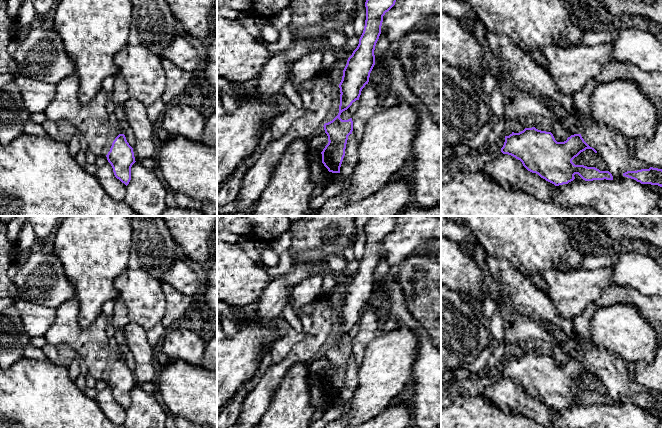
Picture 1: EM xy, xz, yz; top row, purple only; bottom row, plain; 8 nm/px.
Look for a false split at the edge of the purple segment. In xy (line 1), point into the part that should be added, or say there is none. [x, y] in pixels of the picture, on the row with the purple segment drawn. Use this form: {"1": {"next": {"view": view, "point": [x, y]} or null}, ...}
{"1": {"next": null}}

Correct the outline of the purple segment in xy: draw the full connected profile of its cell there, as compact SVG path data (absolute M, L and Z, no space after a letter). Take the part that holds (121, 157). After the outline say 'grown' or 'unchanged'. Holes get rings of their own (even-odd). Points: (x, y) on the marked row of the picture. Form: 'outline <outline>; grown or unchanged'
outline M119 134L115 138L106 157L115 177L127 186L131 180L131 167L136 161L133 148L124 134Z; unchanged

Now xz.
outline M366 0L366 20L363 33L357 48L348 58L343 70L340 88L340 105L338 115L324 124L328 144L322 154L322 163L332 173L340 173L345 156L348 136L353 131L352 118L342 120L340 115L353 102L359 100L362 89L369 82L370 73L375 65L374 50L381 34L383 16L394 5L396 0Z; unchanged

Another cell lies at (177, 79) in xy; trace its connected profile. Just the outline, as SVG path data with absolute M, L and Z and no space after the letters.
M162 60L163 69L165 71L165 90L161 99L165 104L181 93L192 79L193 73L179 68L169 60Z

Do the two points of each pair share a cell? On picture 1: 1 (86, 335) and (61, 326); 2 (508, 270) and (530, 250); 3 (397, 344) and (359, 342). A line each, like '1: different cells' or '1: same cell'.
1: same cell
2: different cells
3: different cells

